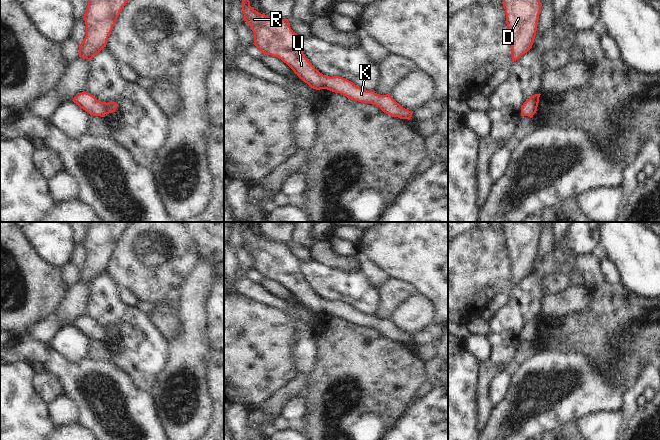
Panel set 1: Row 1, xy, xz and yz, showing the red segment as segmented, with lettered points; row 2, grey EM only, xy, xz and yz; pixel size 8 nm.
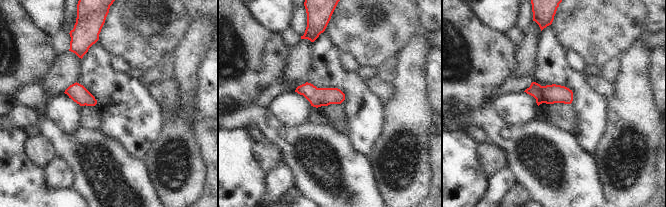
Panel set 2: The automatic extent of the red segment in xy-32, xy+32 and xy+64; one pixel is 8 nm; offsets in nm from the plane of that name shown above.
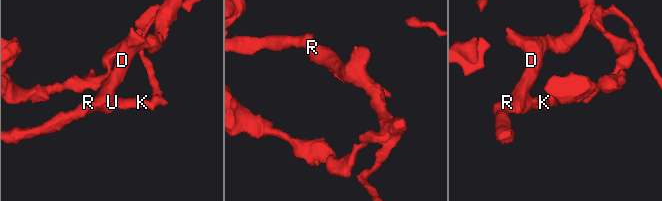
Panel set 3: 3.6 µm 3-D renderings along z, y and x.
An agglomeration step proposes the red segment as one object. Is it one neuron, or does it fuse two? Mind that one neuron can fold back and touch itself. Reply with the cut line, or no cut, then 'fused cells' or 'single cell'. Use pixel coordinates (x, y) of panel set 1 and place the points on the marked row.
no cut | single cell

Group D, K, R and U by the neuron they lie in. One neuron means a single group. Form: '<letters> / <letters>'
D K R U

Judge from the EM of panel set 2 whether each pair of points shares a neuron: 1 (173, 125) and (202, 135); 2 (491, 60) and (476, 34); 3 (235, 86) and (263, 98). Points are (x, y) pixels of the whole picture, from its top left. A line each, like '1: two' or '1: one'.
1: two
2: one
3: two

